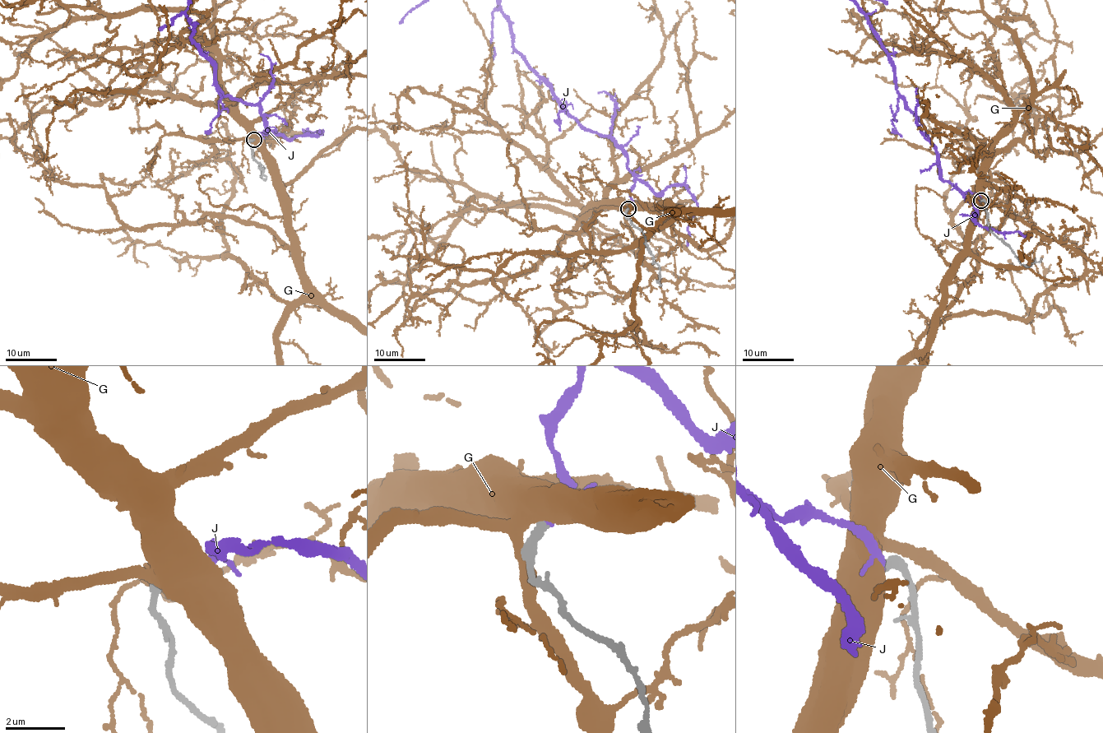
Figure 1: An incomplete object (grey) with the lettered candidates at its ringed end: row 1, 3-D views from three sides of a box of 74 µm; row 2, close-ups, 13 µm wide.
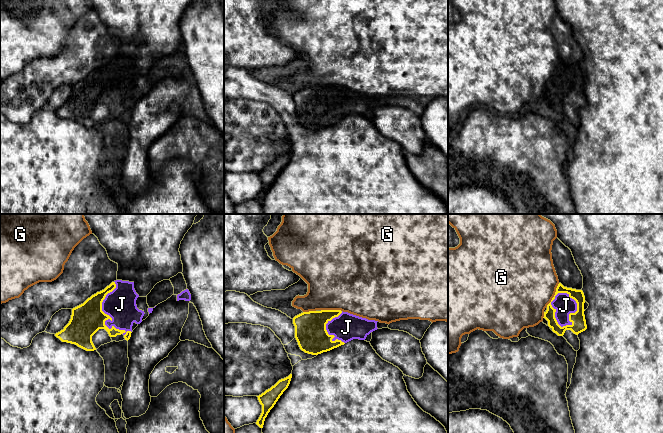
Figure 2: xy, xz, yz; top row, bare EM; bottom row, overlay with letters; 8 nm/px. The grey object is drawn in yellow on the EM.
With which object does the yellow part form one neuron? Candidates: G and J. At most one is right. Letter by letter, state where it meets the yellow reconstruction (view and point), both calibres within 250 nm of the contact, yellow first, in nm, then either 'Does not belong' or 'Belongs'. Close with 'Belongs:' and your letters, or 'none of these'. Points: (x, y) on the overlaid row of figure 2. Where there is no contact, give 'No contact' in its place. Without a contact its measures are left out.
G: Touches yellow at yz (554, 295). Thickness 90 nm (yellow) against 480 nm. Does not belong
J: Touches yellow at yz (577, 306). Thickness 110 nm (yellow) against 160 nm. Belongs
Belongs: J

